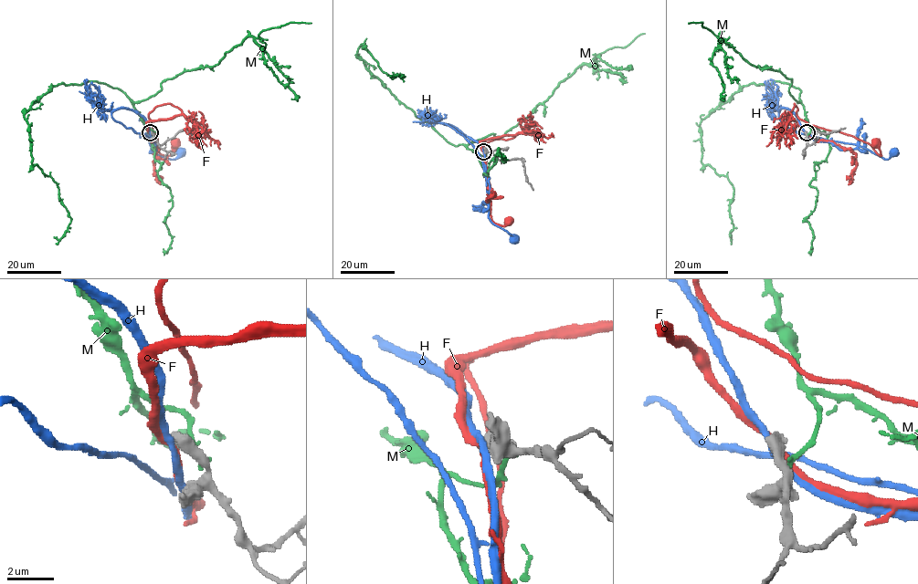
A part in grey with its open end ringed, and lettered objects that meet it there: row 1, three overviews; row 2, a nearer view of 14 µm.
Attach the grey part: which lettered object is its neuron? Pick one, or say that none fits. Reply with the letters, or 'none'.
none

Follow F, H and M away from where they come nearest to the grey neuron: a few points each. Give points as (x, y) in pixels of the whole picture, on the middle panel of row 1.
F: (483, 151), (482, 140), (515, 135), (509, 140), (481, 142), (491, 220), (505, 225), (511, 221), (511, 218)
H: (483, 151), (489, 218), (518, 242)
M: (486, 151), (448, 142), (421, 120), (366, 67), (362, 45), (392, 78), (404, 77), (386, 75)

